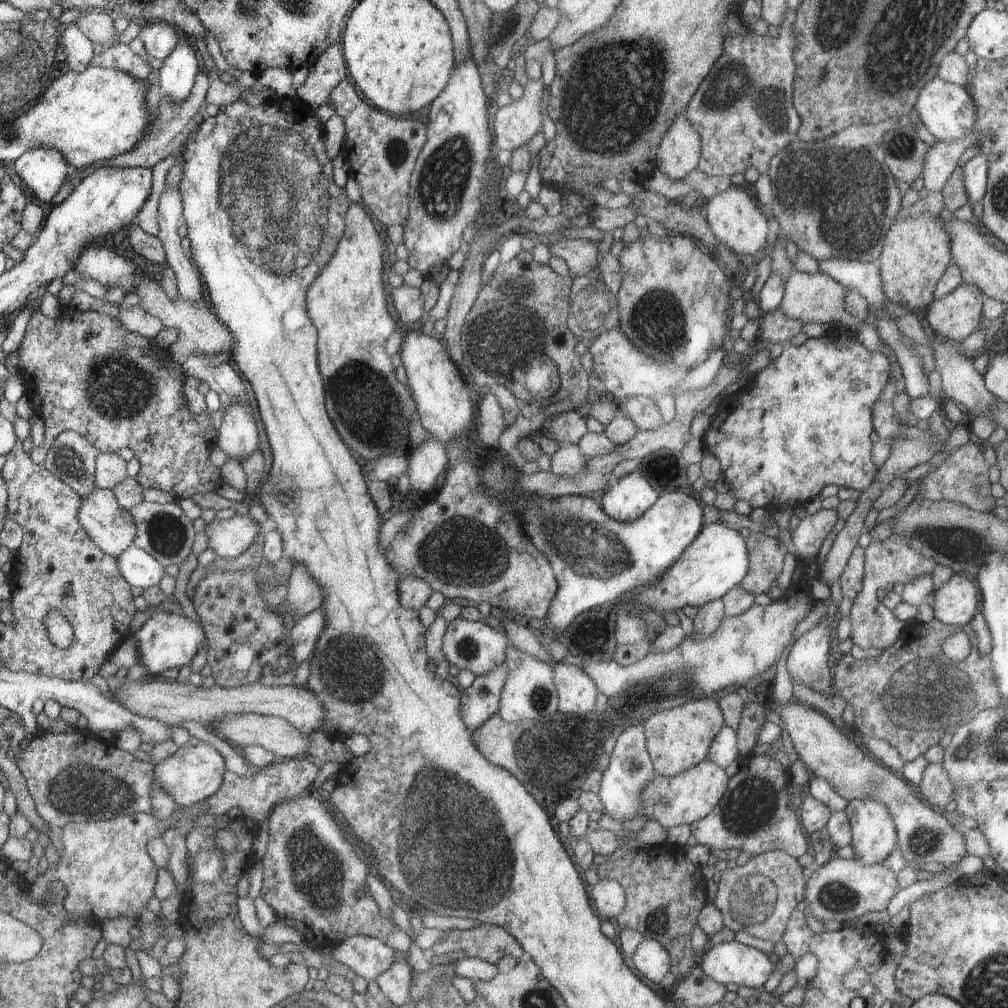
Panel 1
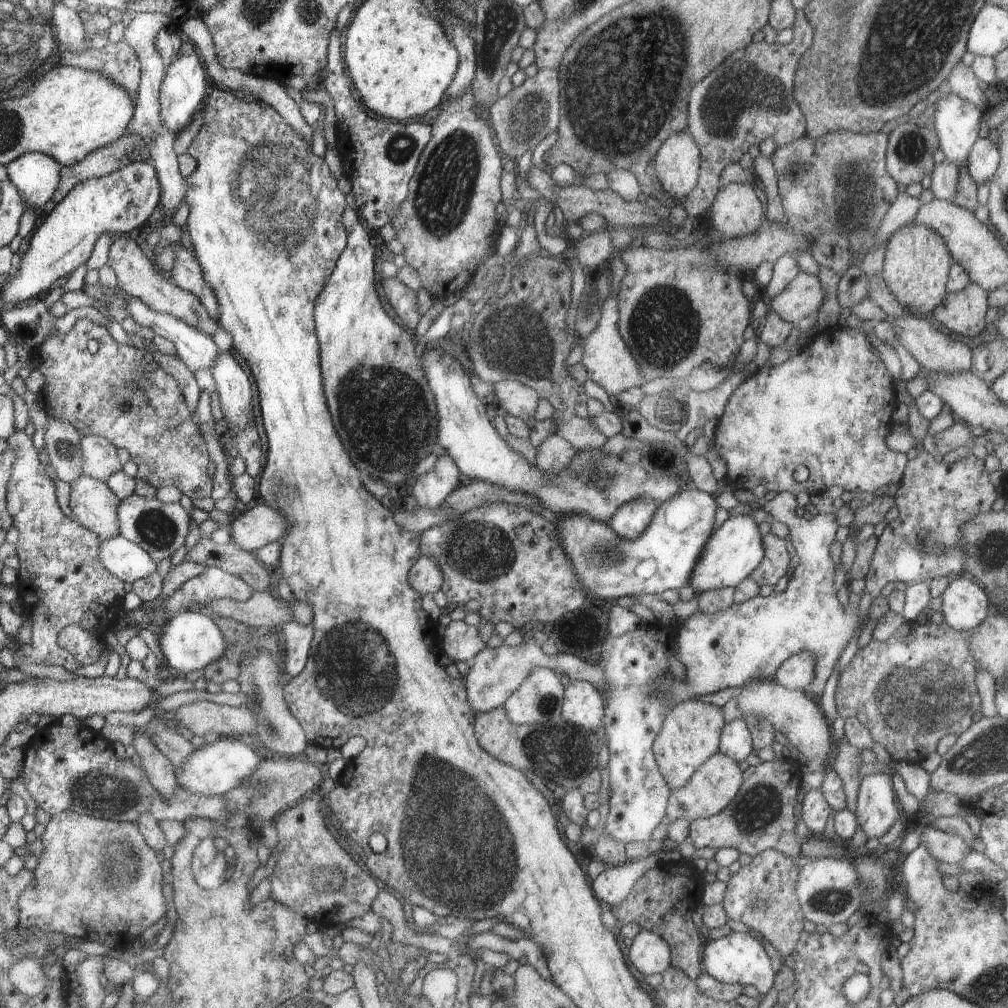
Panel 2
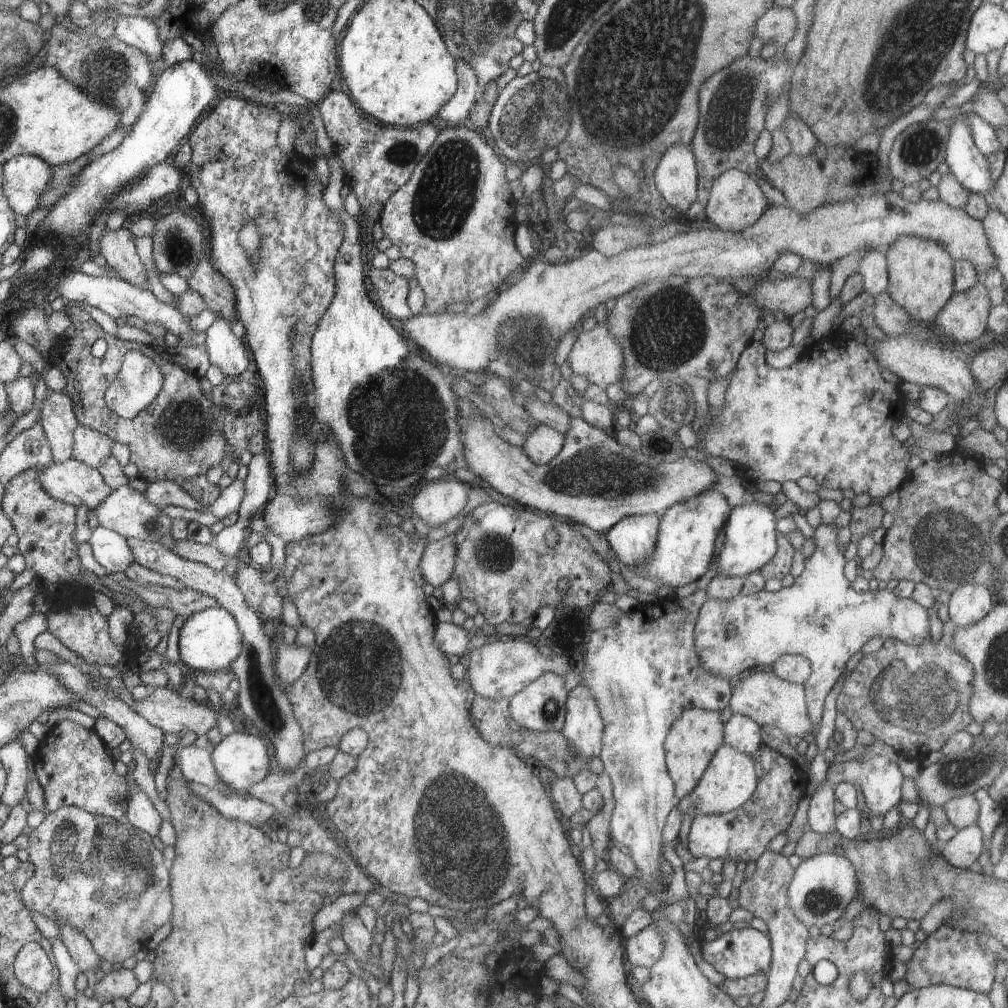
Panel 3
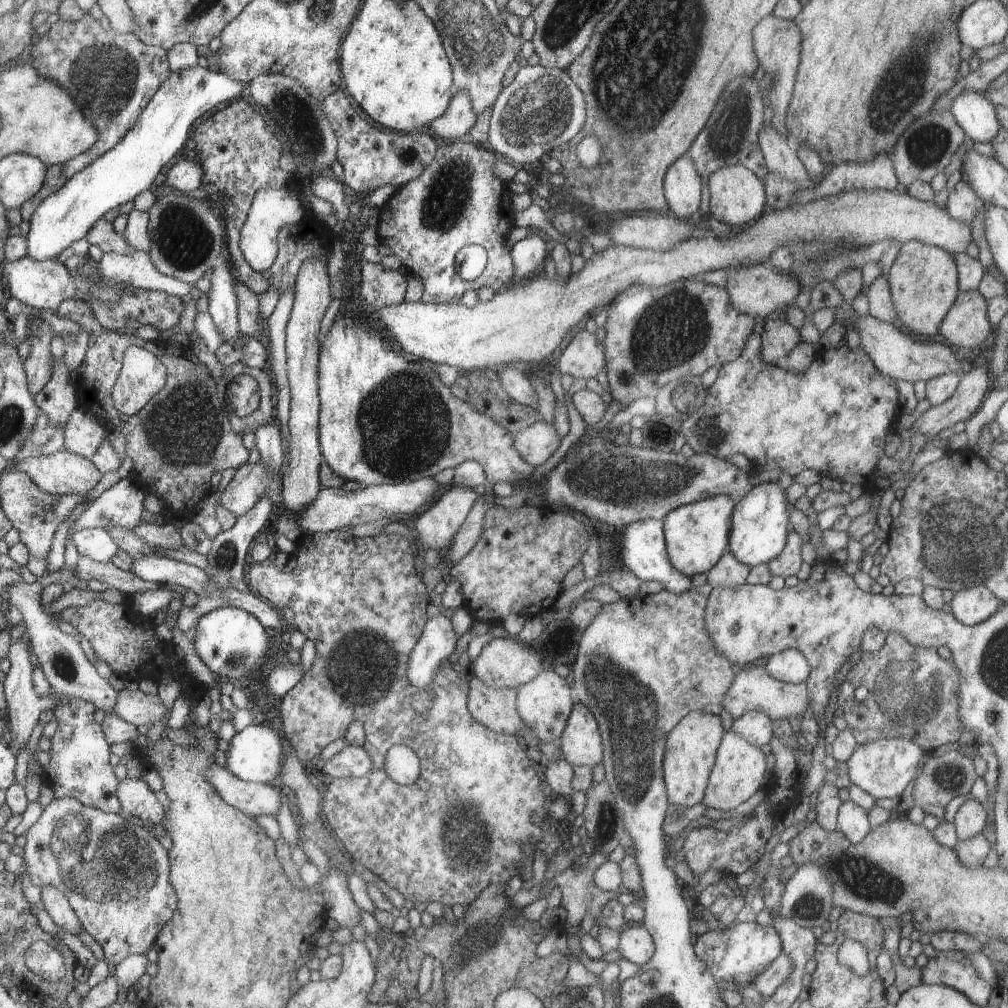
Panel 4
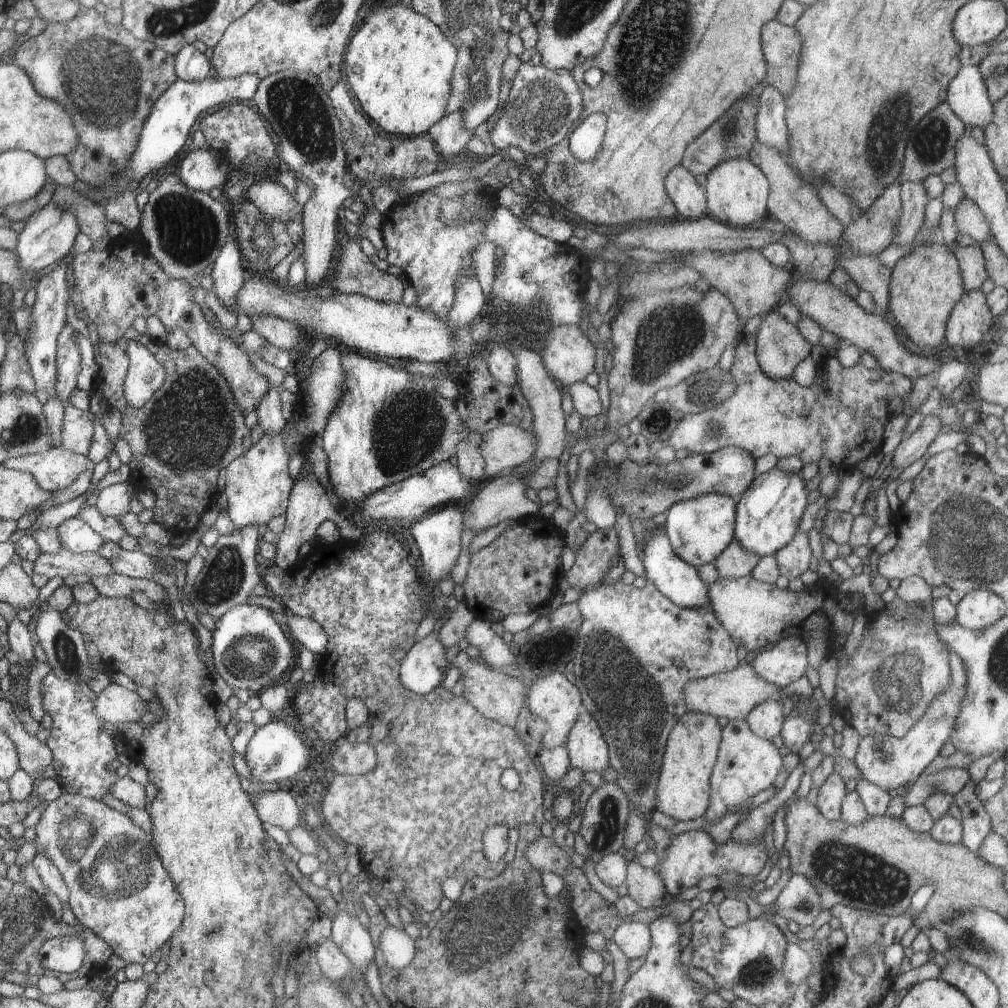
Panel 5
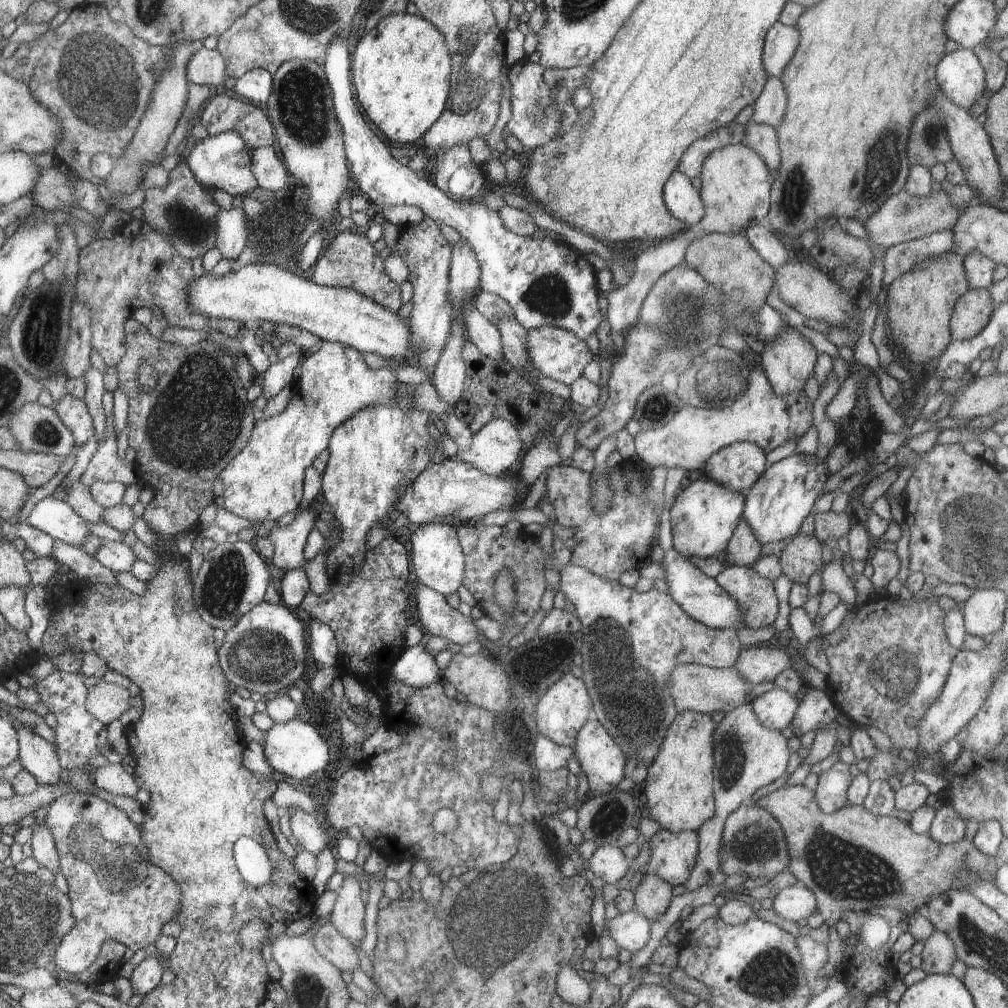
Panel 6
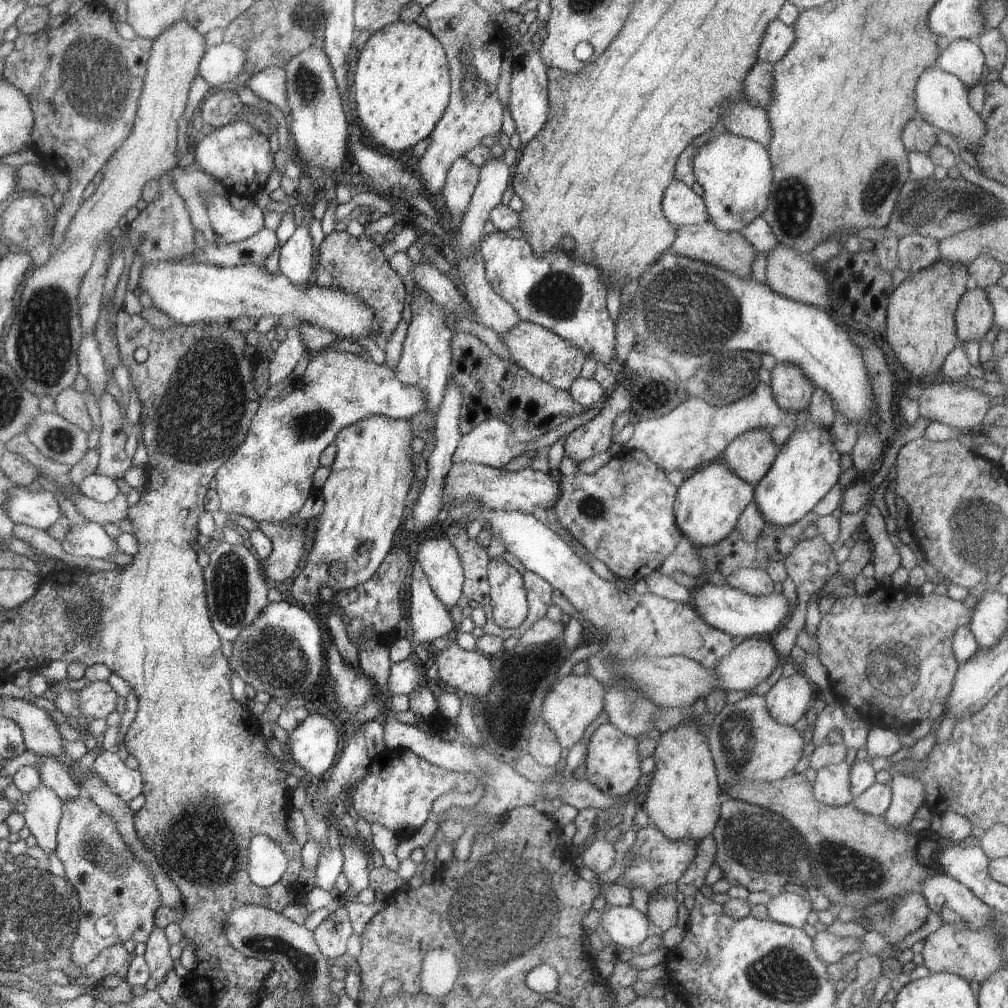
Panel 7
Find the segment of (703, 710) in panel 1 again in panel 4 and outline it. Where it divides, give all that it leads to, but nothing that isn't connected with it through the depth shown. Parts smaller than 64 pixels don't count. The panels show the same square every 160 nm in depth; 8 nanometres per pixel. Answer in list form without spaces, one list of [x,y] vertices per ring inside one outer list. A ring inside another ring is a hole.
[[[690,711],[670,729],[663,756],[663,779],[670,804],[691,807],[701,802],[725,732],[720,715],[702,711]]]

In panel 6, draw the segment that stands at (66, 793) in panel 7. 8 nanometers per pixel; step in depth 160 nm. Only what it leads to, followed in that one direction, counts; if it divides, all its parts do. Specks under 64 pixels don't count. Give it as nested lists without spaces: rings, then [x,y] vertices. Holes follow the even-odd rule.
[[[14,724],[14,728],[19,736],[21,766],[40,785],[58,783],[62,767],[55,746],[26,725]]]

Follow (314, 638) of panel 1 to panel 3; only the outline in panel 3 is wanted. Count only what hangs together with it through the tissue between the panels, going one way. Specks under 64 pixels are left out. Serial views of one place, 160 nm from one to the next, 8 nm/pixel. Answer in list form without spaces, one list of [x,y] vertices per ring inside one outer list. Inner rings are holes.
[[[285,642],[278,646],[275,669],[283,686],[294,682],[306,670],[312,651],[308,646],[298,646],[296,643]]]

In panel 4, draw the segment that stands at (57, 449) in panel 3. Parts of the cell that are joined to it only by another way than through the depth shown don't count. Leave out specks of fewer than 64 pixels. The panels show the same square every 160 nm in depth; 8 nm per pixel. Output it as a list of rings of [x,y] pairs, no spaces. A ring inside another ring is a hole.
[[[53,336],[51,352],[54,360],[57,360],[56,365],[53,366],[49,382],[34,396],[35,403],[42,412],[48,414],[49,420],[55,425],[60,425],[64,432],[70,415],[81,406],[78,401],[77,388],[71,382],[66,382],[68,375],[70,379],[70,371],[63,361],[66,346],[61,336]]]

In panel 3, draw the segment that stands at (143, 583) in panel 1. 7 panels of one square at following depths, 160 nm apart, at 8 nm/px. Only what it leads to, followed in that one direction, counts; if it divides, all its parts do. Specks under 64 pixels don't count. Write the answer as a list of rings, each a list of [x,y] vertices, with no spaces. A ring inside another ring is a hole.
[[[98,526],[86,542],[92,546],[96,562],[104,566],[109,574],[125,572],[135,562],[133,548],[130,548],[128,539],[110,529]]]

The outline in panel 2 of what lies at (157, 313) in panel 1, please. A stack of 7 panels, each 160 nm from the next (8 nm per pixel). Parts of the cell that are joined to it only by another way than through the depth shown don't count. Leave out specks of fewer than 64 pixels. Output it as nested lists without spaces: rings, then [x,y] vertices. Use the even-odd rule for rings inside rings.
[[[121,235],[114,237],[109,248],[108,266],[114,270],[118,288],[126,292],[132,298],[143,302],[150,310],[157,313],[168,313],[177,319],[186,321],[192,328],[213,337],[218,332],[219,324],[213,319],[206,307],[192,294],[173,282],[170,282],[166,275],[156,268],[156,264],[149,260],[136,242],[129,236]]]

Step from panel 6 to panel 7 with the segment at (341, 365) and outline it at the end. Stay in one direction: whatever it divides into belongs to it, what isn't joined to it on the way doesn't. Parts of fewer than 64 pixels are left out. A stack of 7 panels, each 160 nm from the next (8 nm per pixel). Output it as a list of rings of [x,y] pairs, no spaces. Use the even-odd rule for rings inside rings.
[[[328,348],[309,354],[309,363],[302,378],[304,386],[284,398],[262,397],[261,407],[253,416],[252,426],[242,448],[234,452],[234,460],[230,458],[218,468],[216,490],[220,499],[220,511],[249,516],[258,522],[282,523],[292,514],[296,515],[312,494],[312,474],[318,468],[318,458],[330,443],[334,443],[343,428],[369,416],[411,419],[427,410],[425,392],[420,387],[405,385],[398,380],[396,368],[386,362],[374,363],[353,353]]]

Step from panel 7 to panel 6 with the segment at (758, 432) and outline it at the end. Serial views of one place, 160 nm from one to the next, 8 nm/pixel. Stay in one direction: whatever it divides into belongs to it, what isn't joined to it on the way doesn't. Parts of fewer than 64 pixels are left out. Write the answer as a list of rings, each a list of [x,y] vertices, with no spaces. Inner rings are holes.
[[[735,442],[711,454],[703,469],[710,480],[746,494],[766,470],[766,454],[756,443]]]

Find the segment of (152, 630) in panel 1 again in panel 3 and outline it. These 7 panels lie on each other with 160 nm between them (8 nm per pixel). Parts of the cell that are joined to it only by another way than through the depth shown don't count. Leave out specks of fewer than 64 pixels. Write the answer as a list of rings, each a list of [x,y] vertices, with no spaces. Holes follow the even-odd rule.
[[[207,608],[191,614],[179,632],[180,660],[202,671],[230,669],[242,651],[242,632],[234,615],[224,608]]]

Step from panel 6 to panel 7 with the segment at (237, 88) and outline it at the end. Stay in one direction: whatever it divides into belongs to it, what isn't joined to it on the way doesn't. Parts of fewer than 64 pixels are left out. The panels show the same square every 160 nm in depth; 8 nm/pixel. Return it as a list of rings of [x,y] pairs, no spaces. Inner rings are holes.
[[[265,68],[253,74],[246,84],[258,98],[276,105],[285,117],[289,116],[289,106],[286,98],[287,72],[283,68]]]

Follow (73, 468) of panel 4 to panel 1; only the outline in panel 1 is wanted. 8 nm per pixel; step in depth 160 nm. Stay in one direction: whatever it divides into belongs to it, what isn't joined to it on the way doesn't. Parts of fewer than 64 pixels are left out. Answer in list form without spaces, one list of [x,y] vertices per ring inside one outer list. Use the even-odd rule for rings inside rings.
[[[95,487],[93,492],[82,499],[79,517],[84,531],[100,546],[102,552],[114,558],[121,556],[122,552],[133,546],[134,540],[137,539],[137,526],[132,514],[117,501],[116,494],[110,490]]]

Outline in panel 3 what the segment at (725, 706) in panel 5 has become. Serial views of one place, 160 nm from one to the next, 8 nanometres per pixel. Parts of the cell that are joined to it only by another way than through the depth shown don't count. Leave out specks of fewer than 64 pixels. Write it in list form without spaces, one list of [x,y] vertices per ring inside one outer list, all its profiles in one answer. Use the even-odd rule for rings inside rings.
[[[757,669],[743,674],[733,689],[729,707],[733,714],[747,716],[761,727],[768,724],[772,728],[780,728],[788,738],[803,738],[813,732],[805,699],[805,686],[782,680],[770,669]]]

